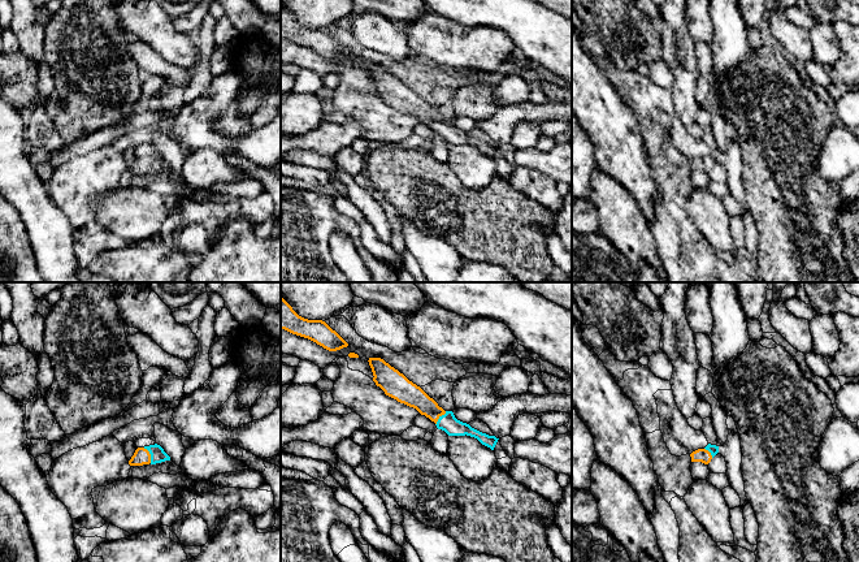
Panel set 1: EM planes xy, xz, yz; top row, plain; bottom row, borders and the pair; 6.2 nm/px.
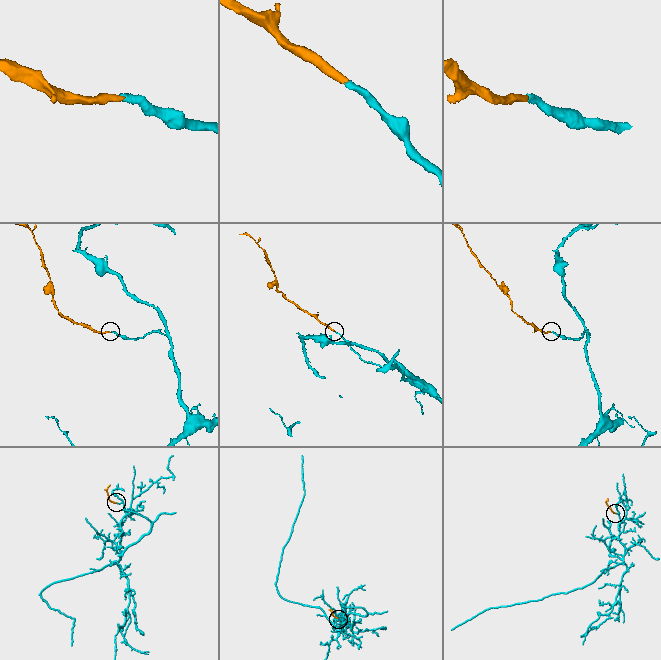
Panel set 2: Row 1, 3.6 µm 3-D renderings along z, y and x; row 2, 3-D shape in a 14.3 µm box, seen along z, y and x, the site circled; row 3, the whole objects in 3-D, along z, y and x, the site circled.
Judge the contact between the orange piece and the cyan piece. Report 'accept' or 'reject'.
accept

